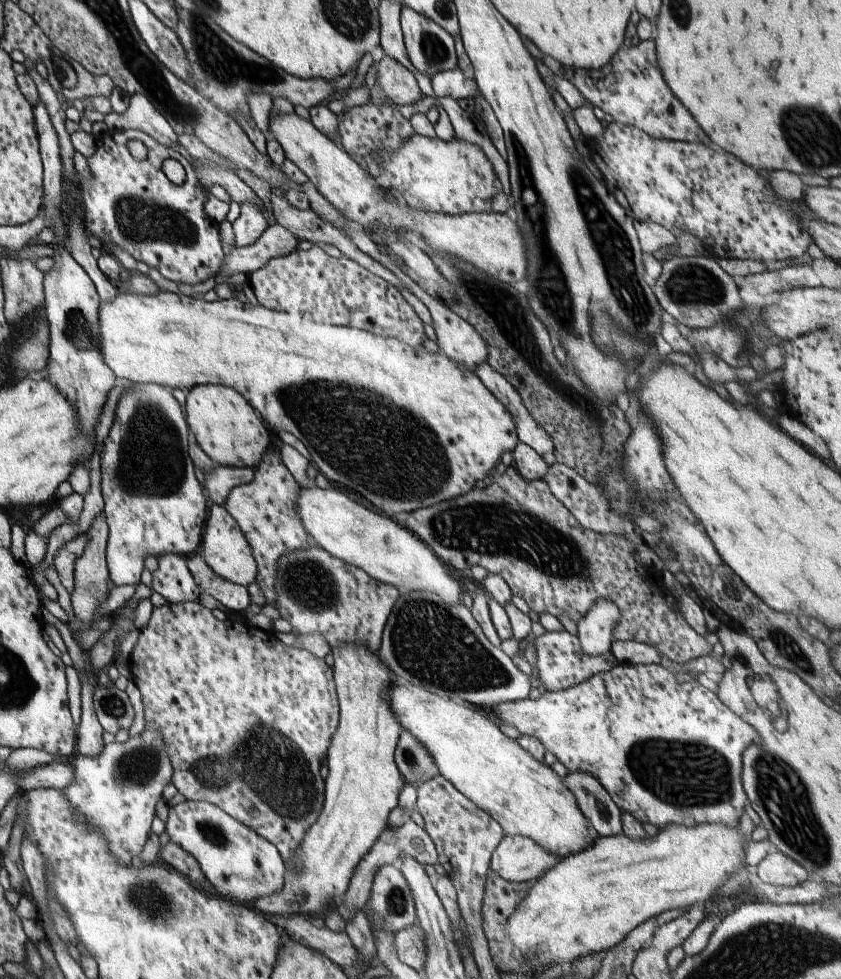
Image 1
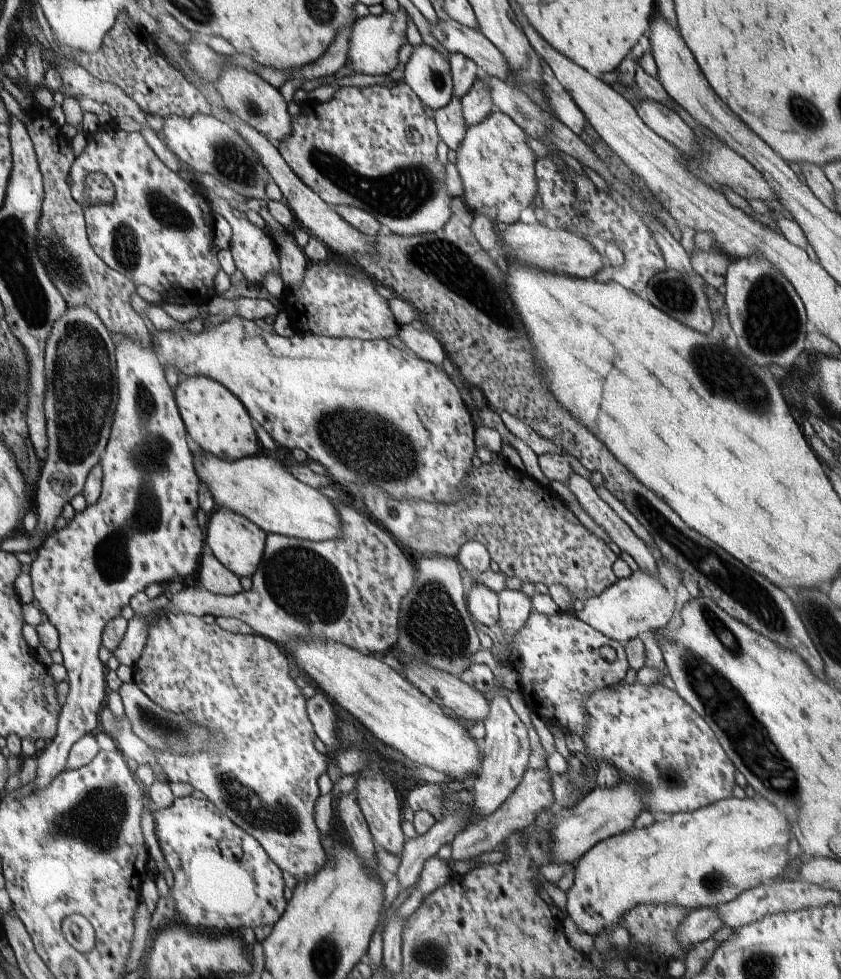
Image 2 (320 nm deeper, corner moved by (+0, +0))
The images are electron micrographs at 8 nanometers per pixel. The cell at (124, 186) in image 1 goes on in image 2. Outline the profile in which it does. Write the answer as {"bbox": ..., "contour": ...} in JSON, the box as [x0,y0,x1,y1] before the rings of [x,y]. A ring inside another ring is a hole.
{"bbox":[72,123,221,305],"contour":[[[112,123],[100,125],[93,133],[86,133],[85,149],[72,165],[72,198],[83,203],[83,184],[90,173],[104,173],[115,186],[114,201],[108,204],[88,205],[84,211],[87,218],[88,238],[96,254],[112,270],[120,271],[137,287],[147,286],[163,297],[176,298],[178,302],[191,305],[207,305],[215,296],[214,276],[221,266],[217,256],[210,250],[214,246],[214,215],[210,199],[205,198],[198,184],[185,174],[175,173],[152,151],[138,131],[126,132]]]}

